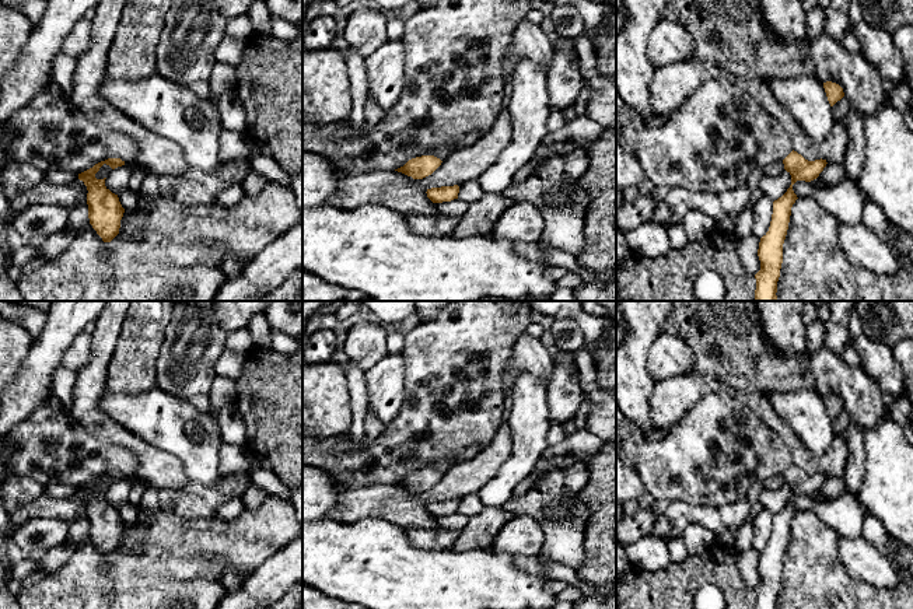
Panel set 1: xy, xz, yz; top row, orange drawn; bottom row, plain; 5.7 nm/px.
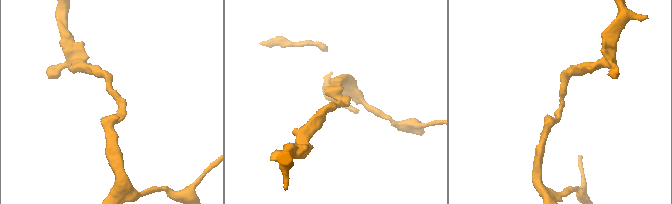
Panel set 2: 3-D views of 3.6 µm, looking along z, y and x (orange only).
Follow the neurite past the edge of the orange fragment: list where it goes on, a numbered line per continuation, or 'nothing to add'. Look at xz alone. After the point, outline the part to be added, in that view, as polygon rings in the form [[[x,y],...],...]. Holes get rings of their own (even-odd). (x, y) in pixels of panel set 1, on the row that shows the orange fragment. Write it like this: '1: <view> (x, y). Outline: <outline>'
nothing to add

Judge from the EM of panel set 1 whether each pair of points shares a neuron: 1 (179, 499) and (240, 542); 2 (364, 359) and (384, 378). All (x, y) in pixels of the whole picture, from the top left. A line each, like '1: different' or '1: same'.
1: different
2: different

